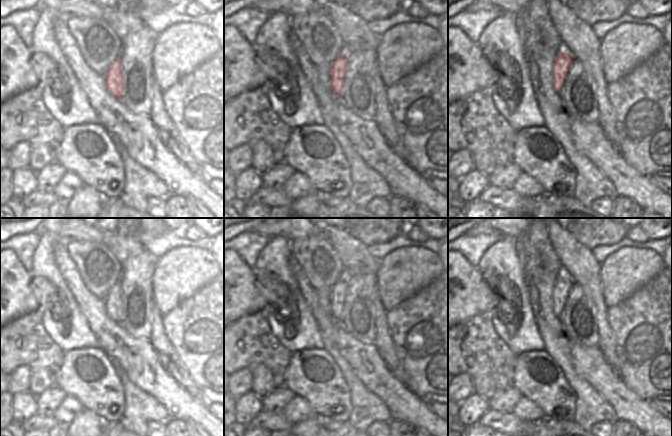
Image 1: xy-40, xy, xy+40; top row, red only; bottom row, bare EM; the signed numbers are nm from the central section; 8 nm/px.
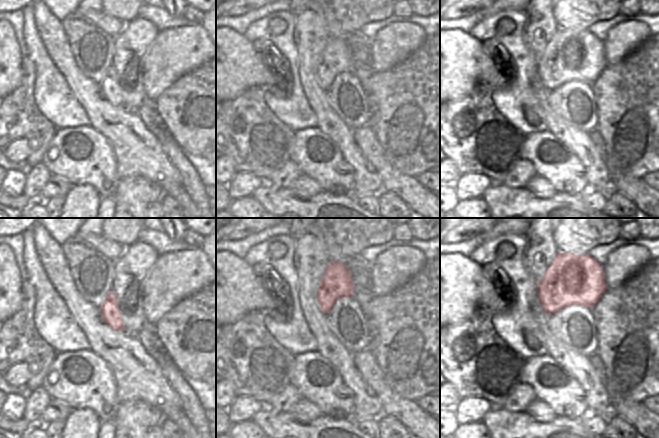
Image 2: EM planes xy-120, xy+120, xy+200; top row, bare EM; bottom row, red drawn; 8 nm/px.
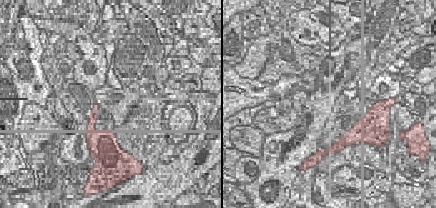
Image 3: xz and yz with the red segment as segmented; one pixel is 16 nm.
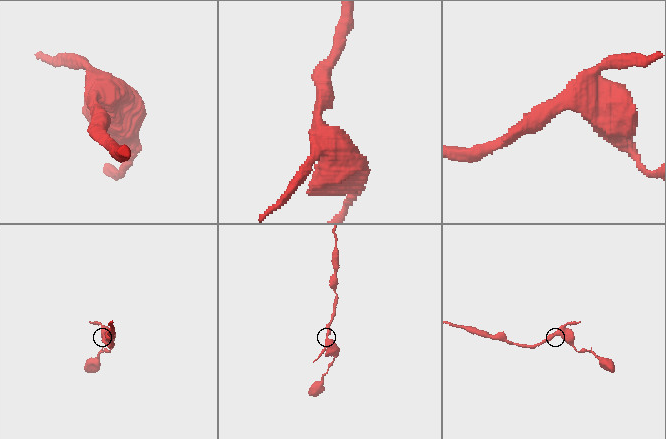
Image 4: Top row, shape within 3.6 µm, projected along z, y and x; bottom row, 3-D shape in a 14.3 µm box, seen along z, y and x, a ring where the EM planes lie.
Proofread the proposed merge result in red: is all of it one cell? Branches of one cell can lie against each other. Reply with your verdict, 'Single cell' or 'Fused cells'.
Single cell.

